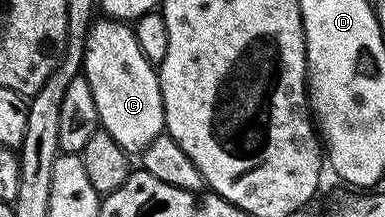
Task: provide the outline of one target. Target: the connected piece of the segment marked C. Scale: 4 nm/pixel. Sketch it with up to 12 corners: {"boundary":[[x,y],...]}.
{"boundary":[[96,18],[81,74],[100,128],[142,153],[164,134],[156,64],[130,22]]}

